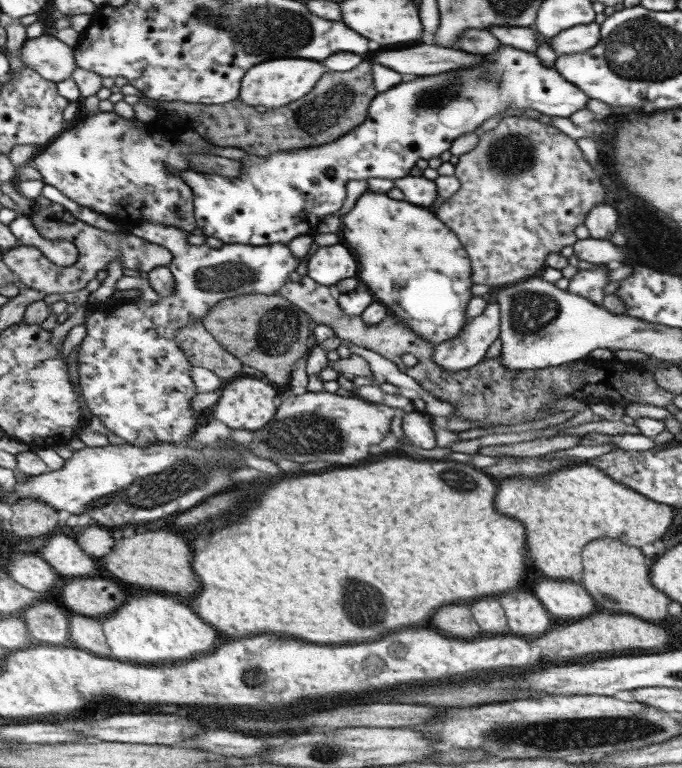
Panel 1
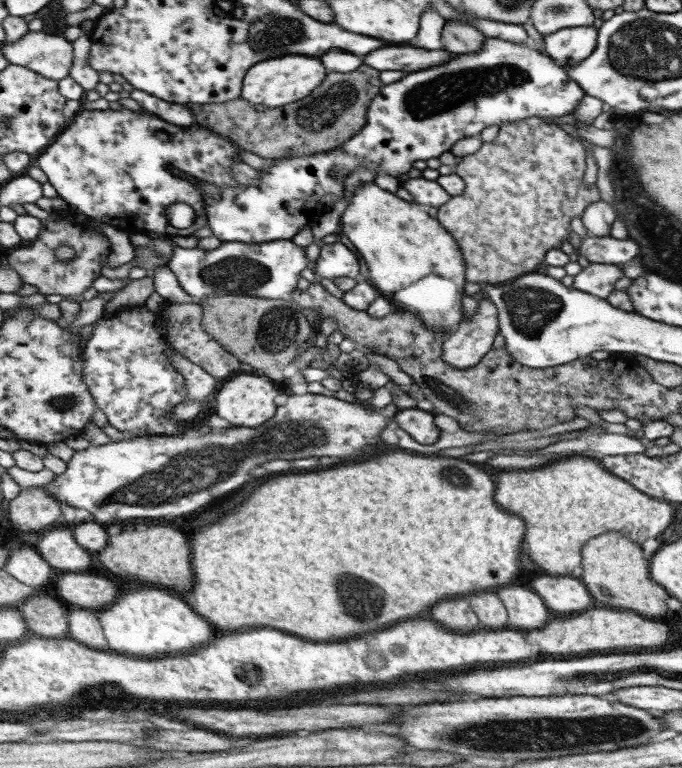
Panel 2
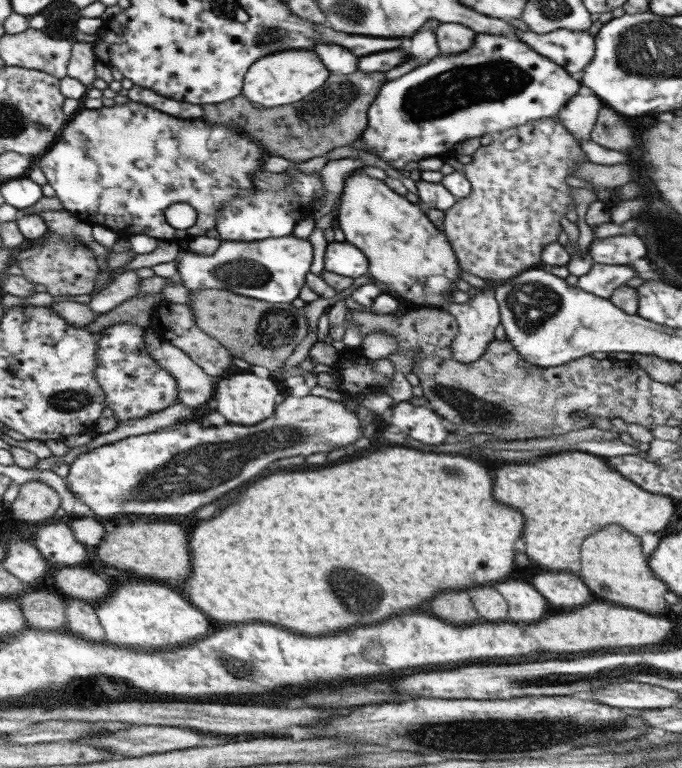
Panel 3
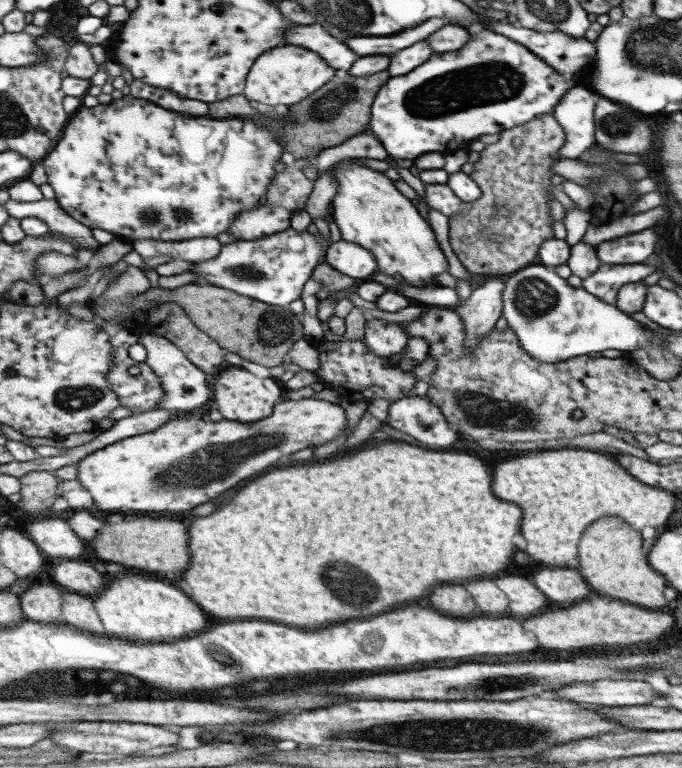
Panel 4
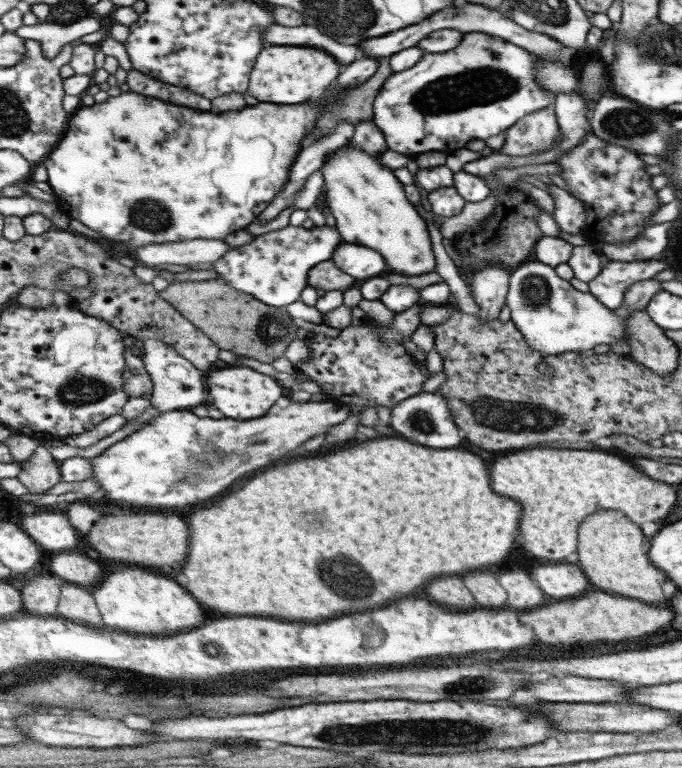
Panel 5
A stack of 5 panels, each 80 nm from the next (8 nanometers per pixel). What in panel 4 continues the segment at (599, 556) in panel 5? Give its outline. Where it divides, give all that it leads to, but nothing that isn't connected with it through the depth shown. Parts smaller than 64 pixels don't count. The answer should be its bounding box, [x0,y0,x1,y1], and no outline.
[577,516,666,610]

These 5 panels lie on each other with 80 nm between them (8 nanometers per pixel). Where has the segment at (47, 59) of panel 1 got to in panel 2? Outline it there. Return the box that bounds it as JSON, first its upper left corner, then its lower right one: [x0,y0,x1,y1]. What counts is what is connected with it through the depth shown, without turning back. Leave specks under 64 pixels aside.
[1,30,75,81]

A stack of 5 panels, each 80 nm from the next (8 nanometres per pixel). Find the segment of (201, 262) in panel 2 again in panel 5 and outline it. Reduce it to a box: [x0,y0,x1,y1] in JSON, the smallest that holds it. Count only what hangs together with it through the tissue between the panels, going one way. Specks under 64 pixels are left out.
[213,224,342,308]

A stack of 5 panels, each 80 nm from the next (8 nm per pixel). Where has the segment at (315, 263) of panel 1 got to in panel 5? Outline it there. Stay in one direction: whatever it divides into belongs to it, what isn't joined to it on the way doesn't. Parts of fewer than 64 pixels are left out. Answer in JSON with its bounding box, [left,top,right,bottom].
[330,241,387,281]

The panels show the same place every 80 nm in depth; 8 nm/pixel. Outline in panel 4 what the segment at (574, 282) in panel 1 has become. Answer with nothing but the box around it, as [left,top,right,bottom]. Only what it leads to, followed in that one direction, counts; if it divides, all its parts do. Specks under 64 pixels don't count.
[581,263,655,306]

